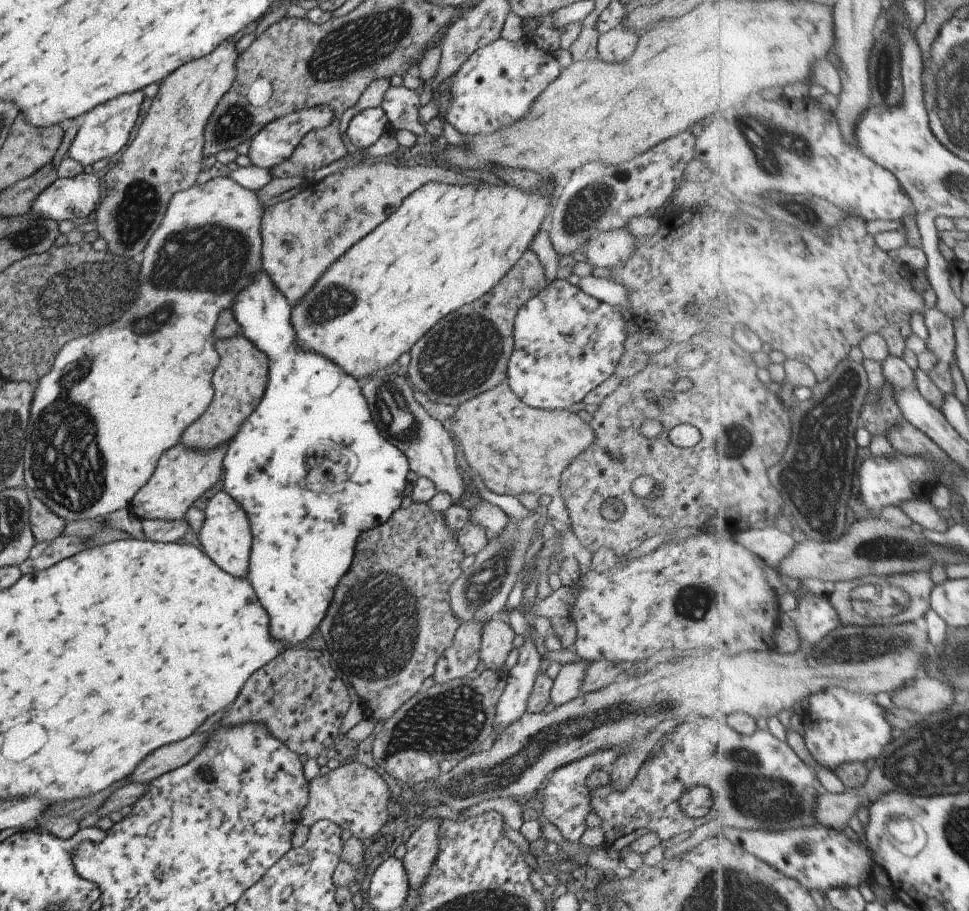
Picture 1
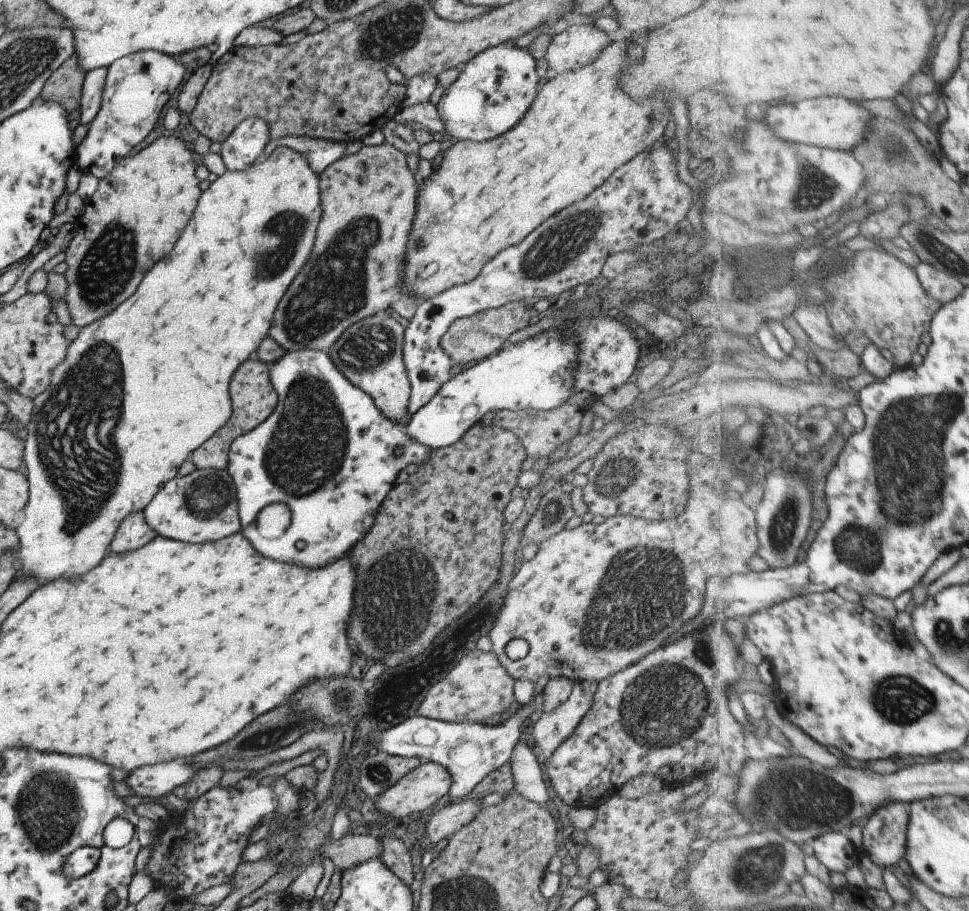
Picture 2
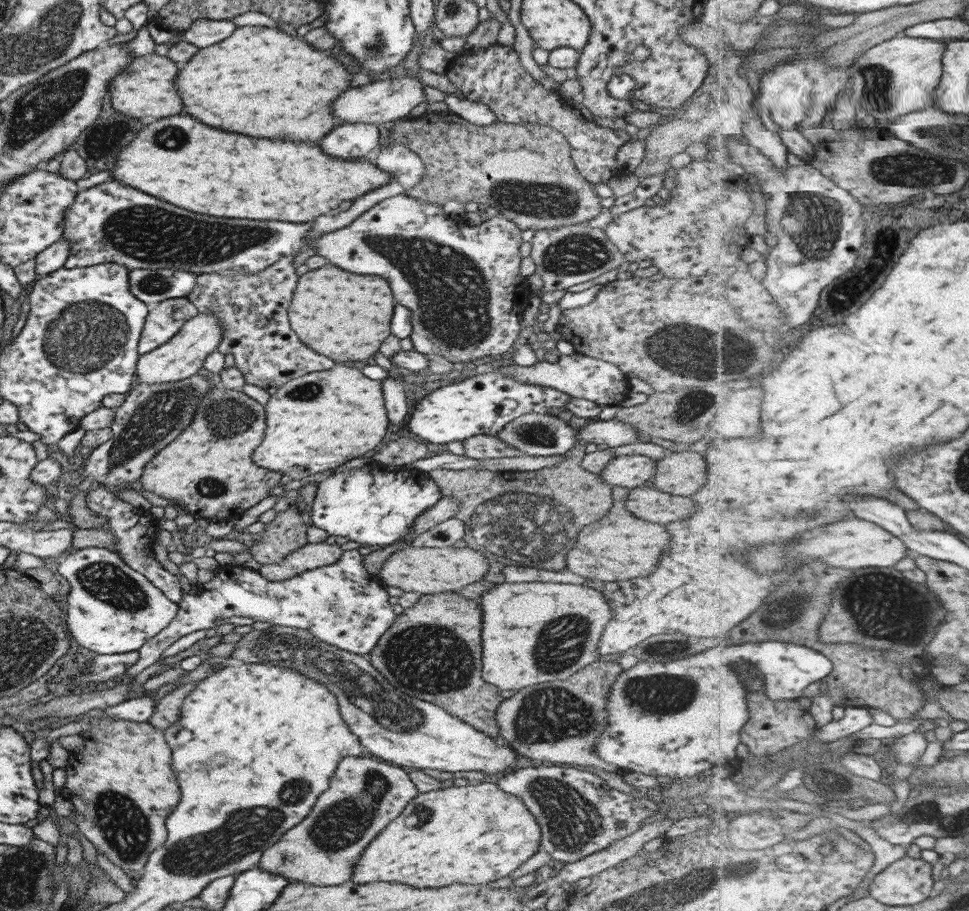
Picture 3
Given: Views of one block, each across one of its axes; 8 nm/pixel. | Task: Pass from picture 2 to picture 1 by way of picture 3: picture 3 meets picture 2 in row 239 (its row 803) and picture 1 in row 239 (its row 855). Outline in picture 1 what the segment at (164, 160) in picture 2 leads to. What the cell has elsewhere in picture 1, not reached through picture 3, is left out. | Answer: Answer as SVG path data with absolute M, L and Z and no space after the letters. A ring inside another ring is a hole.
M228 38L222 44L218 44L218 48L210 54L186 62L159 83L159 90L152 99L146 118L136 132L136 138L126 146L118 162L108 170L103 180L104 197L95 210L95 221L98 224L98 236L106 240L107 250L112 254L140 259L152 234L156 232L156 228L164 218L168 200L177 192L188 190L196 184L196 178L203 166L204 126L208 124L216 104L228 92L236 78L238 57L236 41Z

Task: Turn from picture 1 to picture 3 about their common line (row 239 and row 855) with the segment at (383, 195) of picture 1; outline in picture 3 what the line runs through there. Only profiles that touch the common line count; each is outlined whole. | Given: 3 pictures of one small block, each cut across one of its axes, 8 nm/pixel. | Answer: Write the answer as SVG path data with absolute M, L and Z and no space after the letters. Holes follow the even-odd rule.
M374 757L343 758L330 778L328 790L320 794L312 814L306 816L304 822L310 822L308 828L302 830L302 822L290 828L276 844L266 849L257 868L316 886L344 884L353 878L354 868L368 844L419 793L409 775L400 767Z

